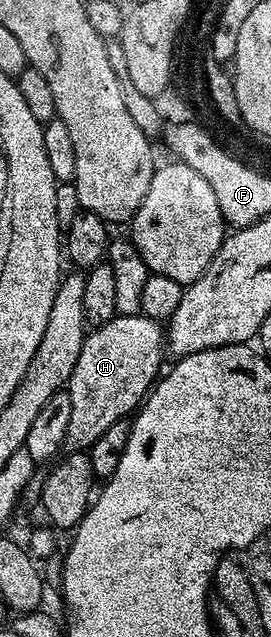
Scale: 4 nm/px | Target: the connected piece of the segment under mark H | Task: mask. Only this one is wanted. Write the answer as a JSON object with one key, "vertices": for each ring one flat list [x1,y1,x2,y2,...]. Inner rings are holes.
{"vertices":[[117,315,107,325,92,328,67,384,71,397,69,443,77,449,92,449,107,429,128,420,158,382,165,355,166,328,145,315]]}

